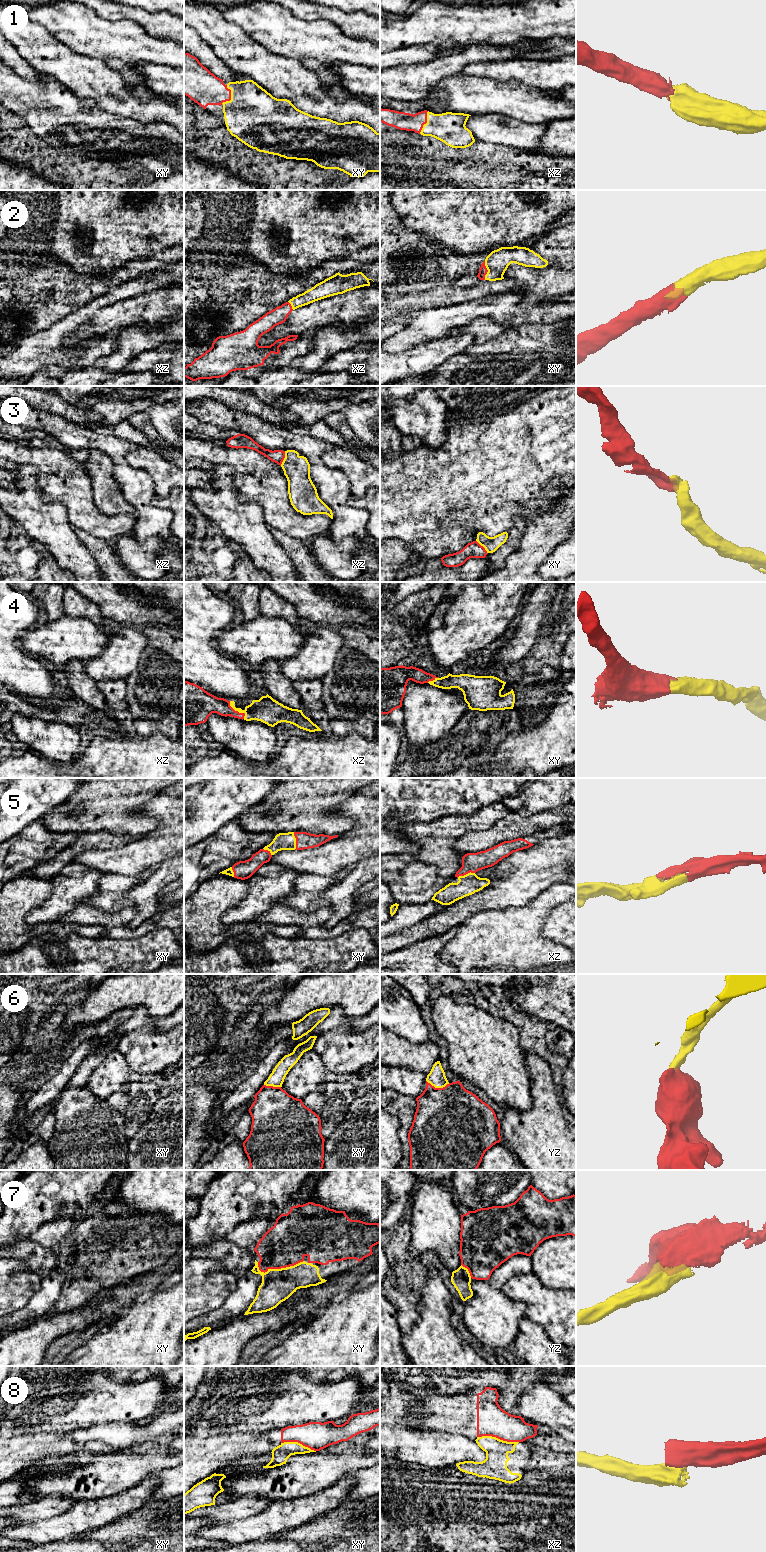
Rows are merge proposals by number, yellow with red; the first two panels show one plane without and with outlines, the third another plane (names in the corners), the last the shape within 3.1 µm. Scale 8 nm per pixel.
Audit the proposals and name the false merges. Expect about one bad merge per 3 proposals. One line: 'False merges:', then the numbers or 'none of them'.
False merges: 3, 8

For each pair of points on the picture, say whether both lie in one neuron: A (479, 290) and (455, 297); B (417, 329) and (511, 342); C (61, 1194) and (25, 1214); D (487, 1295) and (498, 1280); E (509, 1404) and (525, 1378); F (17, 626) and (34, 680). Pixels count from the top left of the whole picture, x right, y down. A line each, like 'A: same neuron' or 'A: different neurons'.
A: same neuron
B: different neurons
C: same neuron
D: different neurons
E: same neuron
F: same neuron

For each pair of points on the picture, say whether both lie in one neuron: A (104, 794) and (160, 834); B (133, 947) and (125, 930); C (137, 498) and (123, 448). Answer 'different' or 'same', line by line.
A: different
B: different
C: same

